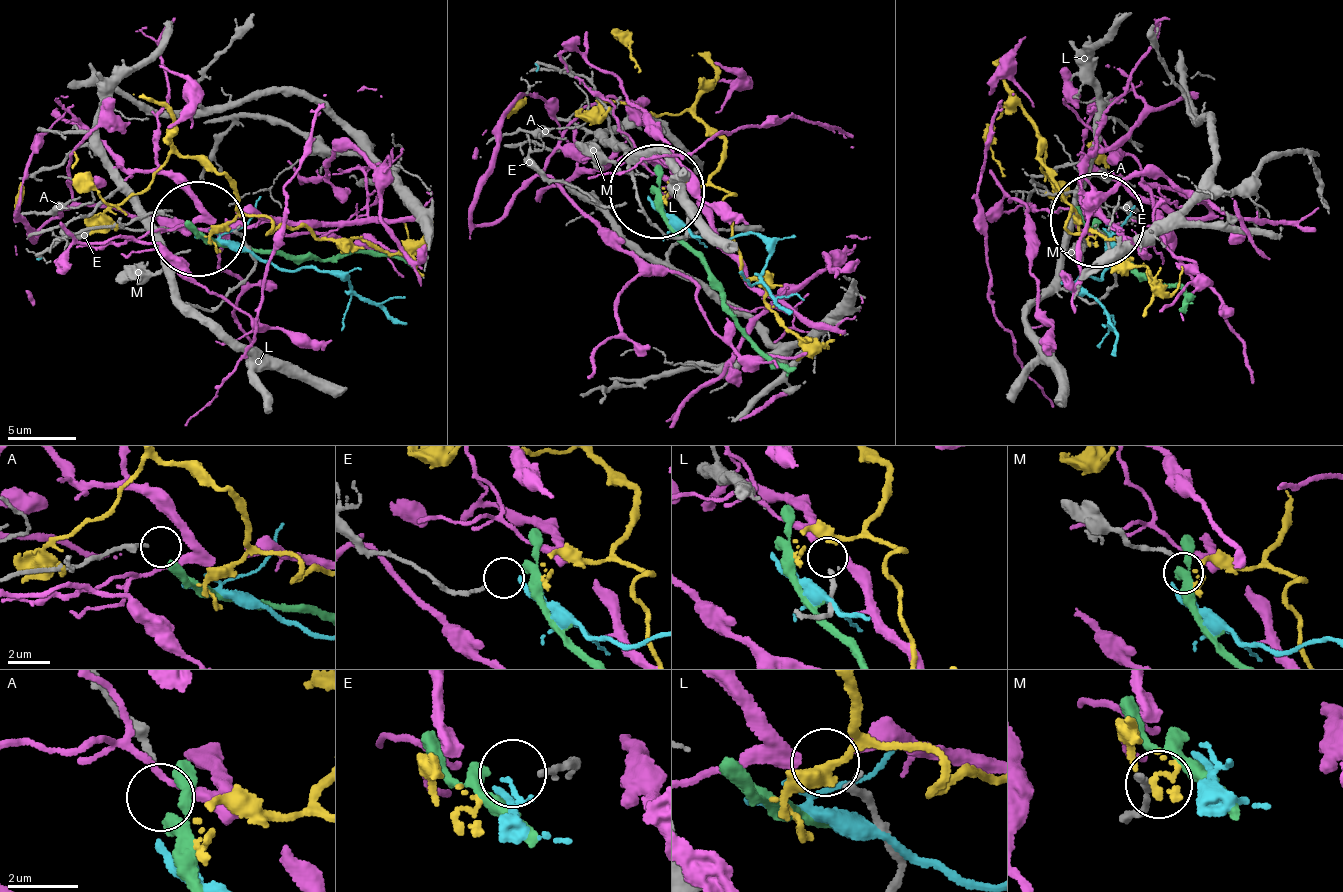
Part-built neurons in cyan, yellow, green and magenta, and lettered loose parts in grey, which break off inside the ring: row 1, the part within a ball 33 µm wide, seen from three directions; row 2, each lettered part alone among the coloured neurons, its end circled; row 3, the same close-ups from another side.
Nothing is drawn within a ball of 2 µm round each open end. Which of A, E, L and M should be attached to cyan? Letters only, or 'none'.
none

